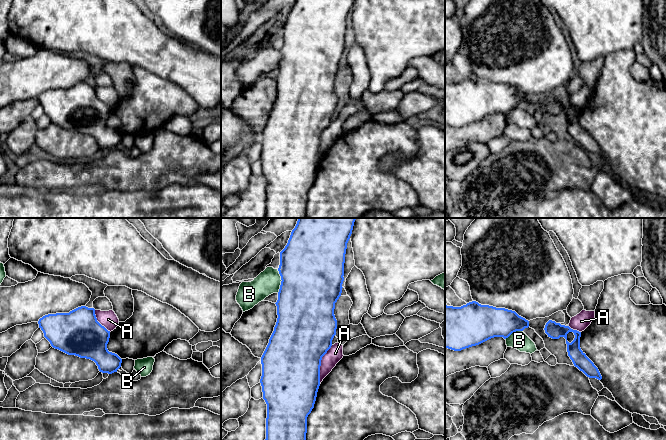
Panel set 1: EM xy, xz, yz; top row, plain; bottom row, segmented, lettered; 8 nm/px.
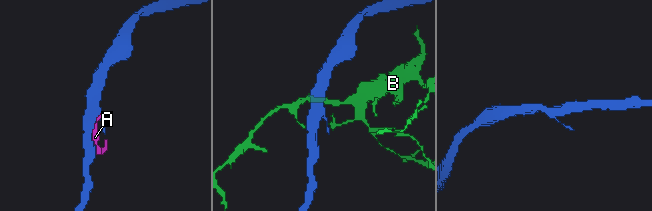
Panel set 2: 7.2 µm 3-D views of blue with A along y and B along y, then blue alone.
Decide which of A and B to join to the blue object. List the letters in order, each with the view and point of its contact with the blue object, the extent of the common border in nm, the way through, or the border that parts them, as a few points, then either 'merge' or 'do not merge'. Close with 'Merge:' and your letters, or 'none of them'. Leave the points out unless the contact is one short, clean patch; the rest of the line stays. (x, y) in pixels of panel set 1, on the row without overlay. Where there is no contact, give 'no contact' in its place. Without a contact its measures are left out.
A: meets blue in xz at (320, 140); contact 320 nm long; do not merge
B: meets blue in xz at (281, 57); contact 190 nm long; do not merge
Merge: none of them

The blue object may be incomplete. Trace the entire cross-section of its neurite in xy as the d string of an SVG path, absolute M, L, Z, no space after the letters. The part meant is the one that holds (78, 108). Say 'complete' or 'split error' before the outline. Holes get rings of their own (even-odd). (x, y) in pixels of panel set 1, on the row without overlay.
complete; M81 82L69 89L48 90L40 94L38 100L53 124L94 137L102 149L112 150L121 143L122 135L107 125L110 107L97 97L94 84Z

